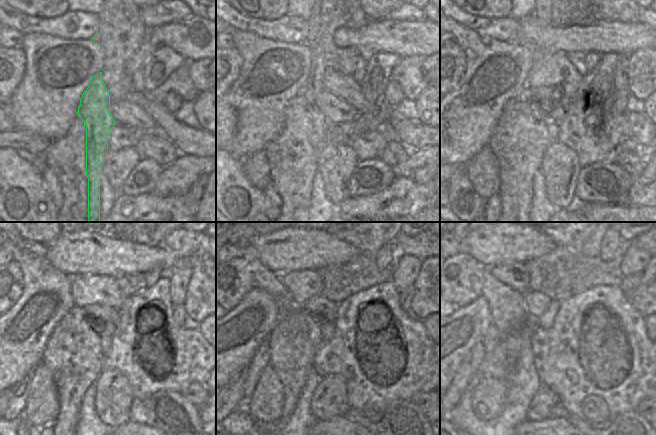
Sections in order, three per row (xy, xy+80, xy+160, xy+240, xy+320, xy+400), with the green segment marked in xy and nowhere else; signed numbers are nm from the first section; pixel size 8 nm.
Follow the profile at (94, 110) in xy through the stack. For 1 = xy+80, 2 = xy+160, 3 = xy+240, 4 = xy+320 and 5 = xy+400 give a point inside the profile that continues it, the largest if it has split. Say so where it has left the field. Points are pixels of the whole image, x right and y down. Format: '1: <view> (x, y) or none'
1: xy+80 (322, 126)
2: xy+160 (545, 18)
3: none
4: none
5: none

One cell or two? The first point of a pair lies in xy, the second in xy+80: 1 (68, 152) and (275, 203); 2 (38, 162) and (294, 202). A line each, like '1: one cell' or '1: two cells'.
1: two cells
2: two cells

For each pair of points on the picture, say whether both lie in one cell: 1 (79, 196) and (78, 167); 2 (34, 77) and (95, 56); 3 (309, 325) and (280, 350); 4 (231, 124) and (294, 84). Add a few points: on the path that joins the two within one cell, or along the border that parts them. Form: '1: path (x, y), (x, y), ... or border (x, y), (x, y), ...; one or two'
1: path (78, 189), (78, 174); one
2: path (51, 90), (75, 87), (81, 84), (87, 75); one
3: path (302, 332), (287, 347); one
4: path (242, 130), (277, 95); one

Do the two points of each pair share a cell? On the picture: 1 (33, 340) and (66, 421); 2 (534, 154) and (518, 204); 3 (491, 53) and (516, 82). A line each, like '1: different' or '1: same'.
1: different
2: same
3: same

